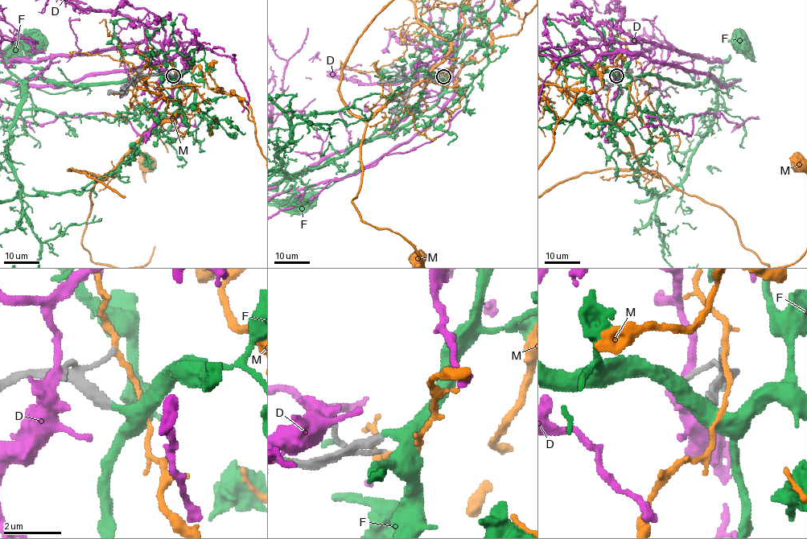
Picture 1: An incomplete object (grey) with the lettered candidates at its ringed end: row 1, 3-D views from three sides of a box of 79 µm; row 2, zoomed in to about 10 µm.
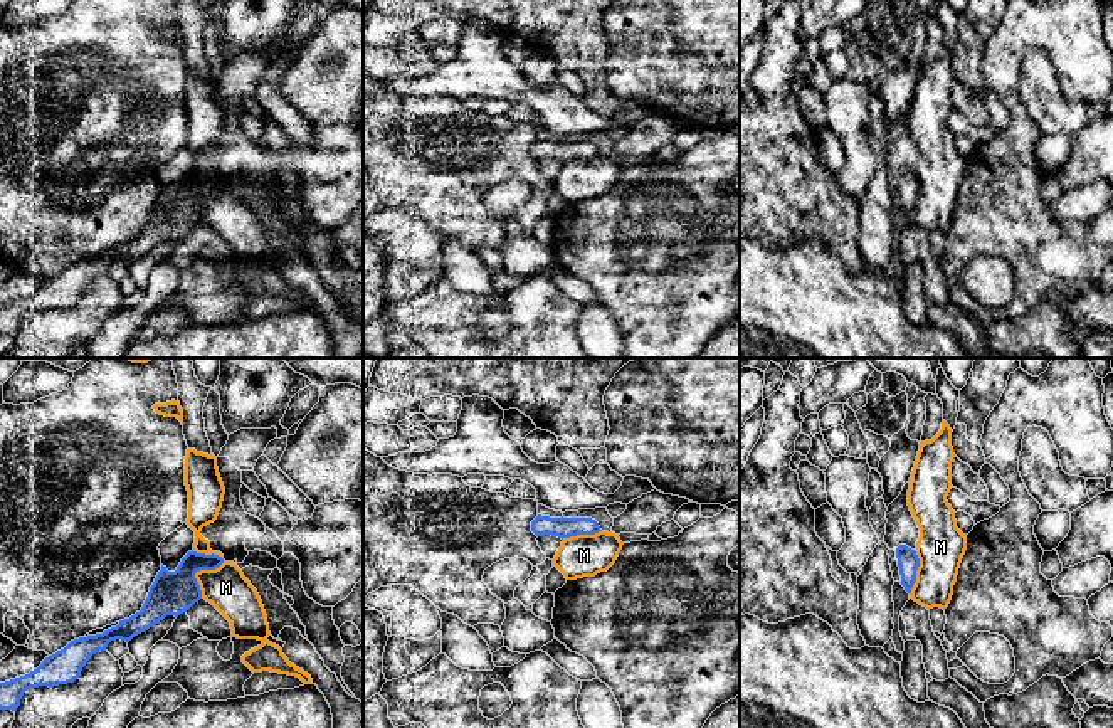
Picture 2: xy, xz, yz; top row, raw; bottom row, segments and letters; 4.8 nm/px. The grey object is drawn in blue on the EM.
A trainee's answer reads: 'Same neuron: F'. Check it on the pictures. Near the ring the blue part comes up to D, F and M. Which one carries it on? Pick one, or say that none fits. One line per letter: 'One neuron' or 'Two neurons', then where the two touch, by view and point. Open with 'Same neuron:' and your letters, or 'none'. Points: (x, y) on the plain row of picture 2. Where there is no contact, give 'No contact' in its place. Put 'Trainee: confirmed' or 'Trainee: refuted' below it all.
Same neuron: F
D: Two neurons. No contact
F: One neuron. No contact
M: Two neurons. Touches blue at xy (214, 192)
Trainee: confirmed

